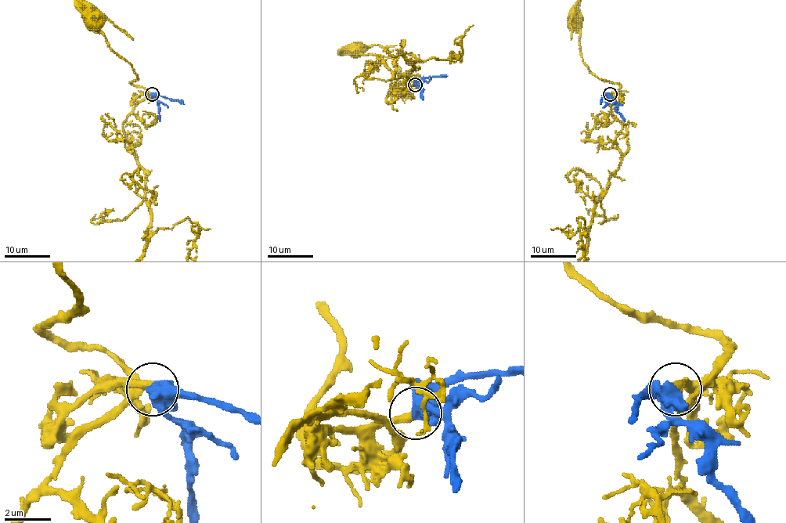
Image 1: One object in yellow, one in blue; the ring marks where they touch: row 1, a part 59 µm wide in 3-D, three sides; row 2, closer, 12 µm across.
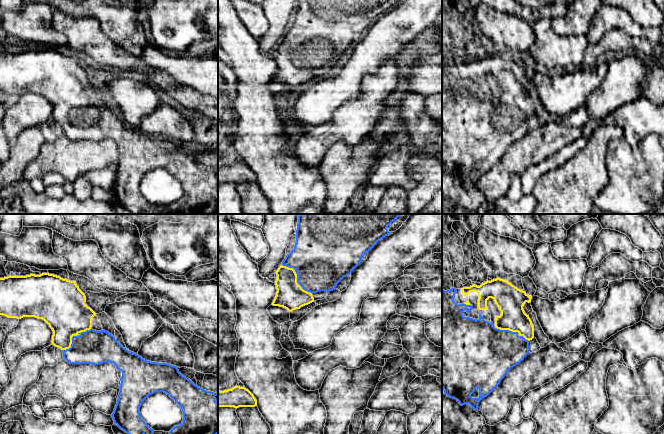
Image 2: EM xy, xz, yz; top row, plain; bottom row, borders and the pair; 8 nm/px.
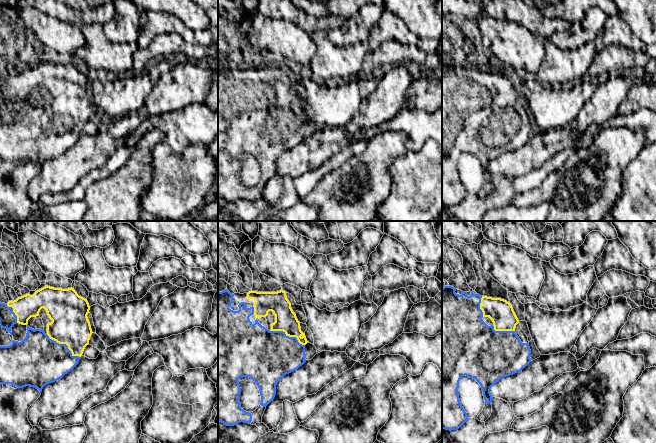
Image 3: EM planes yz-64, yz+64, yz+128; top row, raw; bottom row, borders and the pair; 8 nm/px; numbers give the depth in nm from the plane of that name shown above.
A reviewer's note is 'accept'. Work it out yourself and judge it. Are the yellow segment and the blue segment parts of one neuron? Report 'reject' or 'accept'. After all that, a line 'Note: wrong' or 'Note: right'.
accept
Note: right

